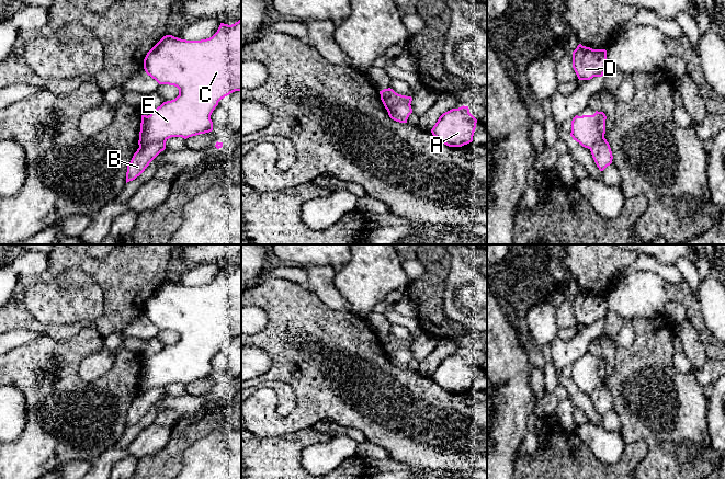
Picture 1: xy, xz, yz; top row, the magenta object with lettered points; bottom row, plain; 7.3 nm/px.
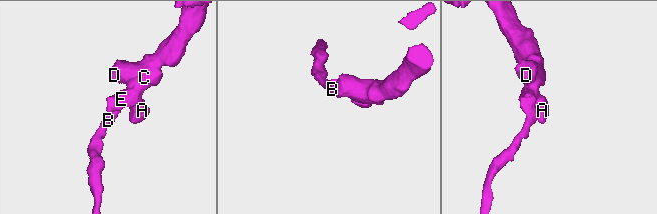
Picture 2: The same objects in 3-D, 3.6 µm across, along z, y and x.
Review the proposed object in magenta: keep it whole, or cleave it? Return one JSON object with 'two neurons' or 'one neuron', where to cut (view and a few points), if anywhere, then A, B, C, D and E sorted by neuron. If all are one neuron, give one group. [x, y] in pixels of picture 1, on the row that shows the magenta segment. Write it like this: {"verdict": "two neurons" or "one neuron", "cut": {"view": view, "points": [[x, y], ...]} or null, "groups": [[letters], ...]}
{"verdict": "two neurons", "cut": {"view": "xy", "points": [[165, 141], [154, 141], [139, 147]]}, "groups": [["A", "C", "D", "E"], ["B"]]}

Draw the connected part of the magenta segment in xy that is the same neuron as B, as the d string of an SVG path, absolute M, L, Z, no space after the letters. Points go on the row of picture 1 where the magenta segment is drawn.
M154 142L139 147L127 166L126 183L139 176L149 163L166 149L166 142Z

